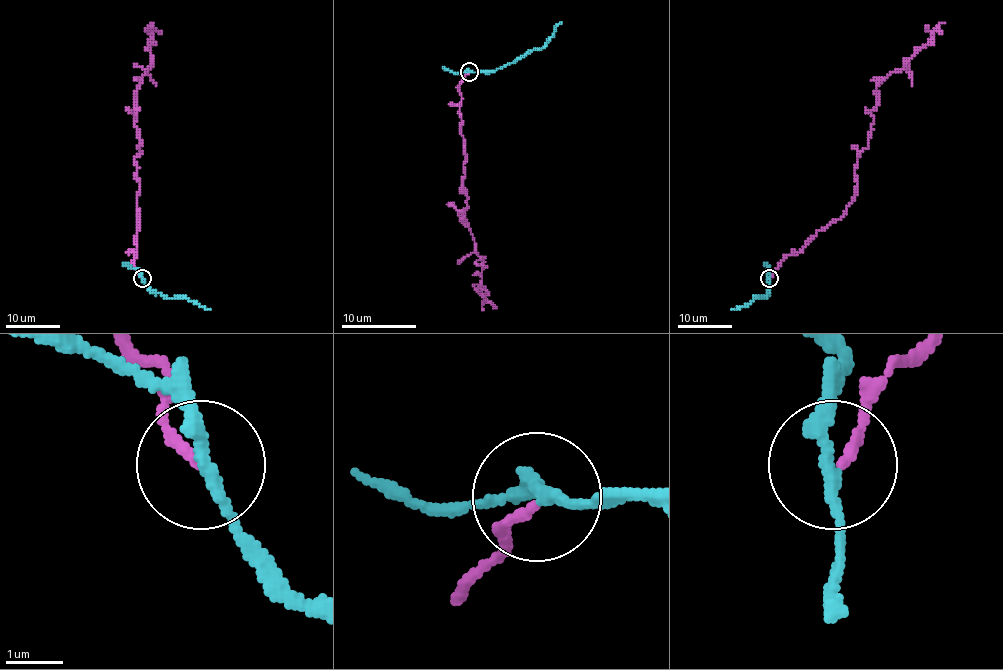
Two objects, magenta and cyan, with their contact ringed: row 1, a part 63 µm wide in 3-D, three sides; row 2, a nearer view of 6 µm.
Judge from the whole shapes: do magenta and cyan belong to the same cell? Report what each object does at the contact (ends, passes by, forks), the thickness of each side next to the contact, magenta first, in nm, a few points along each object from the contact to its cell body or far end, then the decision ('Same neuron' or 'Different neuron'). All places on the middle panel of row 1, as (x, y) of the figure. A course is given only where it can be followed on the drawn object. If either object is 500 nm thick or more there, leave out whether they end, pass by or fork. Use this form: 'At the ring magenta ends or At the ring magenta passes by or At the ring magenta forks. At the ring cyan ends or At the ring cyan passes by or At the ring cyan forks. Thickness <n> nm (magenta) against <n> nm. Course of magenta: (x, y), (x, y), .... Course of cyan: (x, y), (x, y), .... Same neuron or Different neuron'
At the ring magenta ends. At the ring cyan passes by. Thickness 160 nm (magenta) against 240 nm. Course of magenta: (469, 72), (457, 85), (467, 191), (459, 191), (467, 197), (467, 208), (459, 213), (483, 260), (483, 310). Course of cyan: (469, 72), (493, 72), (539, 50), (561, 22). Different neuron

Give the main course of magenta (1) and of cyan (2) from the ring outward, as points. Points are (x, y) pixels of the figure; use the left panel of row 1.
1: (141, 278), (133, 263), (140, 180), (134, 123), (137, 85), (152, 60), (152, 22)
2: (141, 278), (151, 291), (167, 298), (185, 298), (210, 310)

